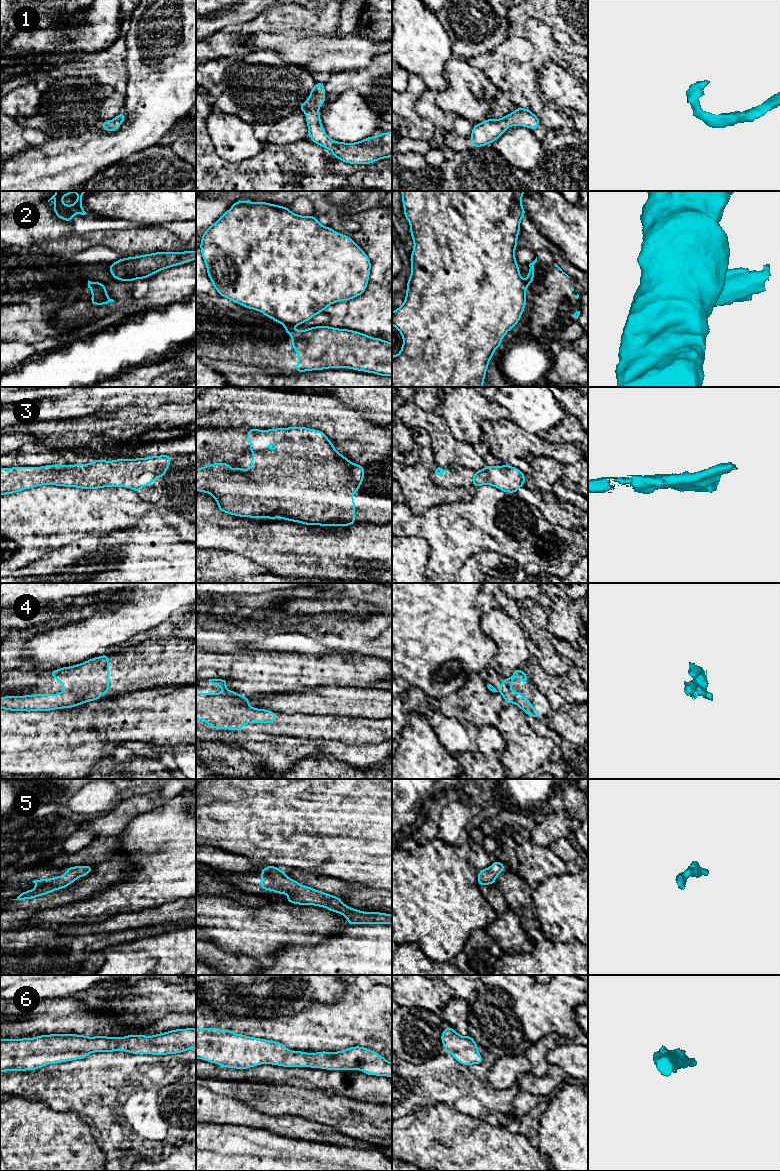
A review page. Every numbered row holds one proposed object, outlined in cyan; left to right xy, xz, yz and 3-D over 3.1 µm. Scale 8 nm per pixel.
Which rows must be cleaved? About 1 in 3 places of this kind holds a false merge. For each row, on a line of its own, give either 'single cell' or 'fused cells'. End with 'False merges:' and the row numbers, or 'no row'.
1: single cell
2: fused cells
3: single cell
4: single cell
5: single cell
6: single cell
False merges: 2

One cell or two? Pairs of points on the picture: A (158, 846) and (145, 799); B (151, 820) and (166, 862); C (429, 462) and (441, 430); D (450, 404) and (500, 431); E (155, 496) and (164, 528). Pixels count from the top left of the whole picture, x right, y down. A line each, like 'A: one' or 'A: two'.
A: two
B: one
C: two
D: two
E: two

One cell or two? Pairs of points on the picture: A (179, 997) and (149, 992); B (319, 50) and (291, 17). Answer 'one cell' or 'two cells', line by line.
A: one cell
B: two cells

